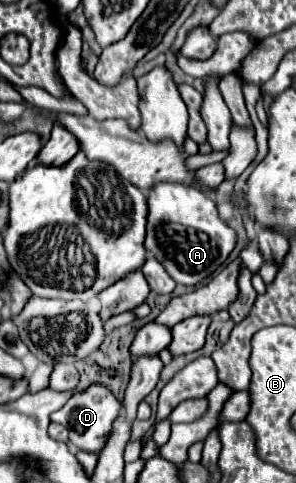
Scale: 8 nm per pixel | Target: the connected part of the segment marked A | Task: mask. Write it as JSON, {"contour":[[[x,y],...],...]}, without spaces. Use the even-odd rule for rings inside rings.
{"contour":[[[157,183],[149,191],[147,207],[145,249],[181,285],[197,285],[211,277],[235,247],[235,231],[219,219],[215,201],[197,185]]]}

